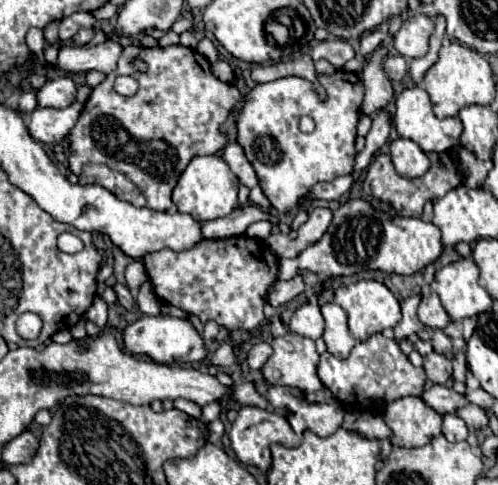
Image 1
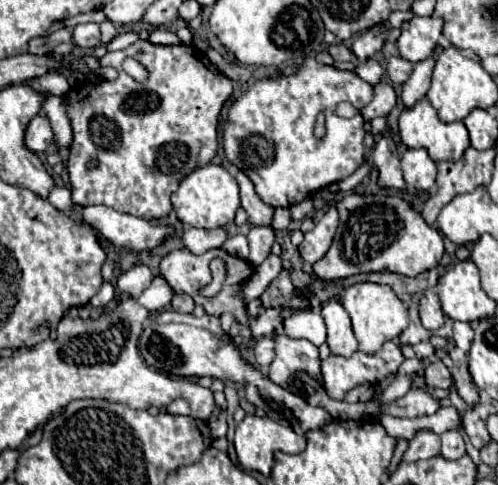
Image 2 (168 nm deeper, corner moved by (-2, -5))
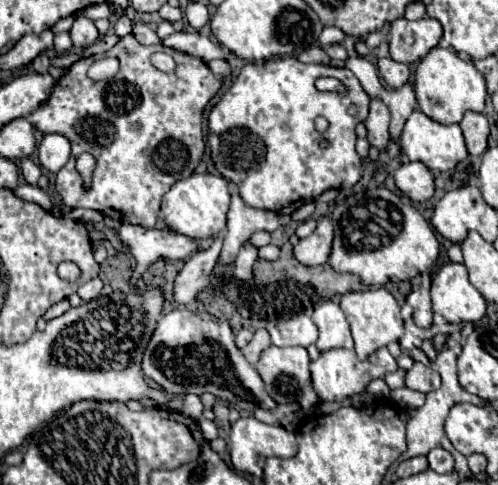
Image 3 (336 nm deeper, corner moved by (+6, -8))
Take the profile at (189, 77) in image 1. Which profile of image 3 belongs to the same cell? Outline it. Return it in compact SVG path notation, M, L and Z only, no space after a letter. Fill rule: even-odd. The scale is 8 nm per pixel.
M132 34L124 36L108 54L104 56L118 56L120 70L112 80L94 82L86 76L90 64L98 56L82 58L74 62L68 72L56 82L50 98L30 116L26 116L34 126L44 126L46 132L60 132L72 144L72 156L68 164L58 172L58 194L62 196L64 206L68 208L92 208L102 212L104 216L116 218L120 222L140 224L152 228L156 224L156 216L161 207L162 192L166 192L174 182L188 178L202 154L204 154L204 140L202 140L202 114L210 98L220 90L222 80L210 72L210 68L196 56L166 48L166 46L144 46ZM154 52L168 52L176 60L176 70L166 74L156 70L150 64L150 56ZM80 152L90 152L98 160L98 166L92 176L92 184L86 188L82 184L82 176L74 168L74 158Z

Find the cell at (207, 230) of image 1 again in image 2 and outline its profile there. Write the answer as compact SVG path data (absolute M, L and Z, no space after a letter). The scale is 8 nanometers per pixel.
M184 229L182 233L182 245L194 253L194 255L202 255L210 249L216 249L216 247L222 247L222 243L226 241L226 231L224 229Z

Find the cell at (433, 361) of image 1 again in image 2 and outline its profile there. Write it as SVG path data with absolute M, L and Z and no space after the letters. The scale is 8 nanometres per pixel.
M442 361L430 363L424 369L424 381L428 387L440 387L440 389L448 389L452 385L452 375L448 371L448 367Z

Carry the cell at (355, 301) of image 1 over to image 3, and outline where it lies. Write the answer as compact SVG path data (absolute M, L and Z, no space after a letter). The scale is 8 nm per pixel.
M386 288L348 292L340 300L340 308L350 322L352 338L356 344L356 354L360 360L366 360L372 352L376 352L382 346L388 346L390 342L398 342L400 336L404 334L404 324L400 318L398 302L394 300L394 296Z

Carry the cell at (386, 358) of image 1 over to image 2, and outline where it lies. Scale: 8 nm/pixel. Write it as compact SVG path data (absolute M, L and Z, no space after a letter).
M386 341L382 345L382 349L374 355L366 355L362 351L352 353L350 357L340 357L340 355L330 355L328 359L322 361L322 377L324 377L324 387L328 391L328 395L332 399L344 399L344 395L362 385L362 383L378 383L384 377L396 373L396 369L400 367L400 363L404 361L404 355L400 351L400 345L396 345L394 341Z

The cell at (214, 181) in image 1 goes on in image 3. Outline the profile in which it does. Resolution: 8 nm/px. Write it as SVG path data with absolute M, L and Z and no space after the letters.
M194 172L186 180L176 182L162 196L162 212L170 230L190 236L194 240L202 240L208 236L218 236L226 228L226 214L230 208L230 192L228 182L222 176L214 174L198 174Z

